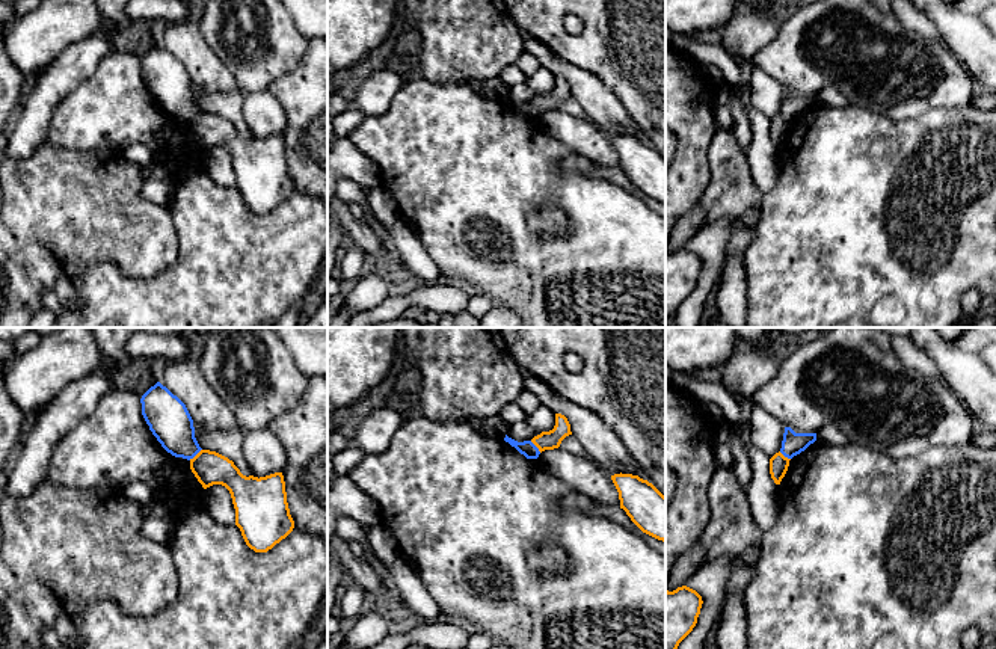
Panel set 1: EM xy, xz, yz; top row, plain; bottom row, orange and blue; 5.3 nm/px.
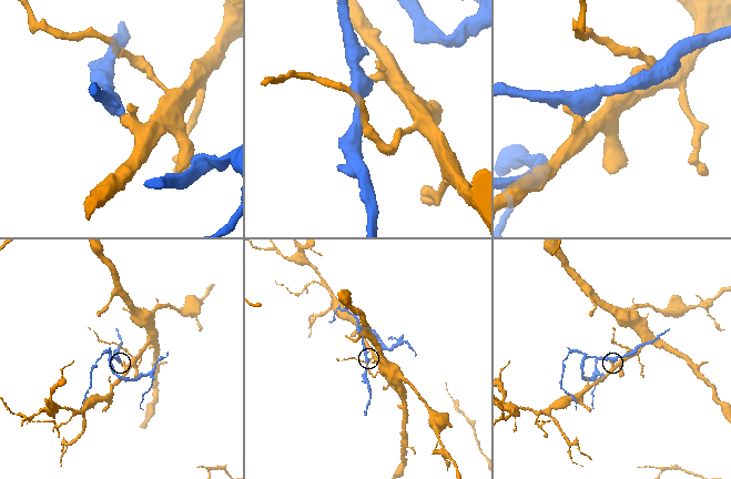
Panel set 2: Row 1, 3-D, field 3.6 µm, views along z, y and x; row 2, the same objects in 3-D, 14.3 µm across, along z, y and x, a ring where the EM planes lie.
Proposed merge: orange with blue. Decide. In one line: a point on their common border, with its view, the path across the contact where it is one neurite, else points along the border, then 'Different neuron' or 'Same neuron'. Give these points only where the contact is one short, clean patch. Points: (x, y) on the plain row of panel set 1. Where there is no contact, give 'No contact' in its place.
Touches orange at xy (196, 116). Boundary: xy (201, 110), (189, 121). Different neuron

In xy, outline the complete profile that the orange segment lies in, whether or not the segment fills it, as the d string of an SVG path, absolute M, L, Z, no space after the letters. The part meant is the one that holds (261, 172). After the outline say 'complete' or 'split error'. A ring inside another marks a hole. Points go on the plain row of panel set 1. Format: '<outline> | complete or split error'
M210 112L190 121L190 131L204 151L222 146L229 152L235 187L255 214L267 214L293 193L282 134L246 139L232 122Z | complete

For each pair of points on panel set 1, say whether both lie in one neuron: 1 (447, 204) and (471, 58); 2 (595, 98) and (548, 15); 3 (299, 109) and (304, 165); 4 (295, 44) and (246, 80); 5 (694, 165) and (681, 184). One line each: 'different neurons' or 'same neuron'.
1: different neurons
2: different neurons
3: same neuron
4: same neuron
5: same neuron

